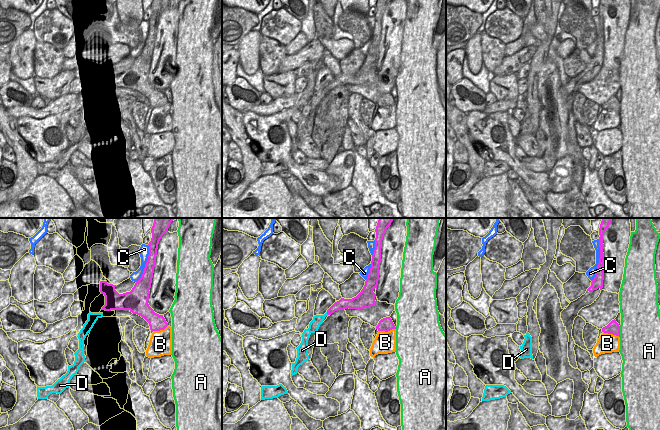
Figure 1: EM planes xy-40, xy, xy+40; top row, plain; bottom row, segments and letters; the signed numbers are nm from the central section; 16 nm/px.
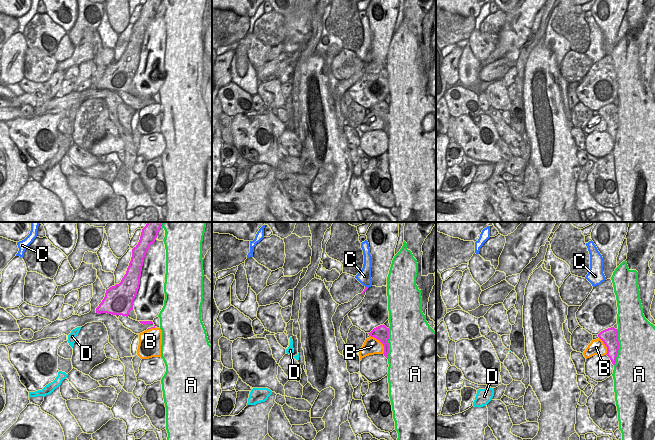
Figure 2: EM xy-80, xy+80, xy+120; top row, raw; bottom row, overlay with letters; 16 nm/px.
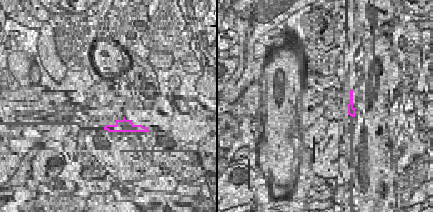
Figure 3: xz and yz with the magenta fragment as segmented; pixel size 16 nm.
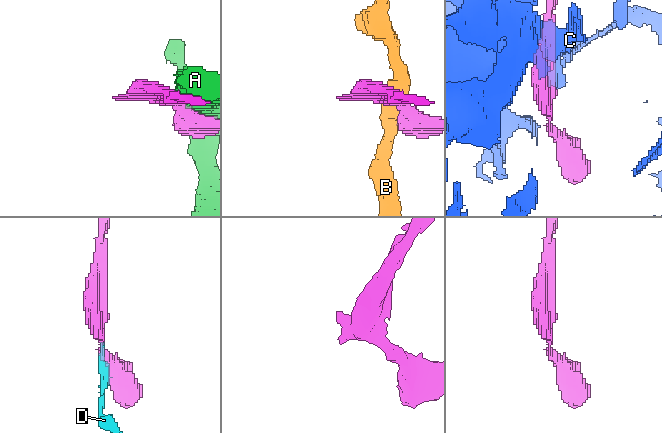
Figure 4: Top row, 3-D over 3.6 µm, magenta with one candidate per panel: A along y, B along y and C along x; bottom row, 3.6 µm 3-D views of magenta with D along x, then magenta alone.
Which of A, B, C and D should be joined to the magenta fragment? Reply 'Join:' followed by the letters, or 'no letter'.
Join: D

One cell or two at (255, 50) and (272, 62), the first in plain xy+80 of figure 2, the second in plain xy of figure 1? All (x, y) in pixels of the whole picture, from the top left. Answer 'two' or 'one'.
one

